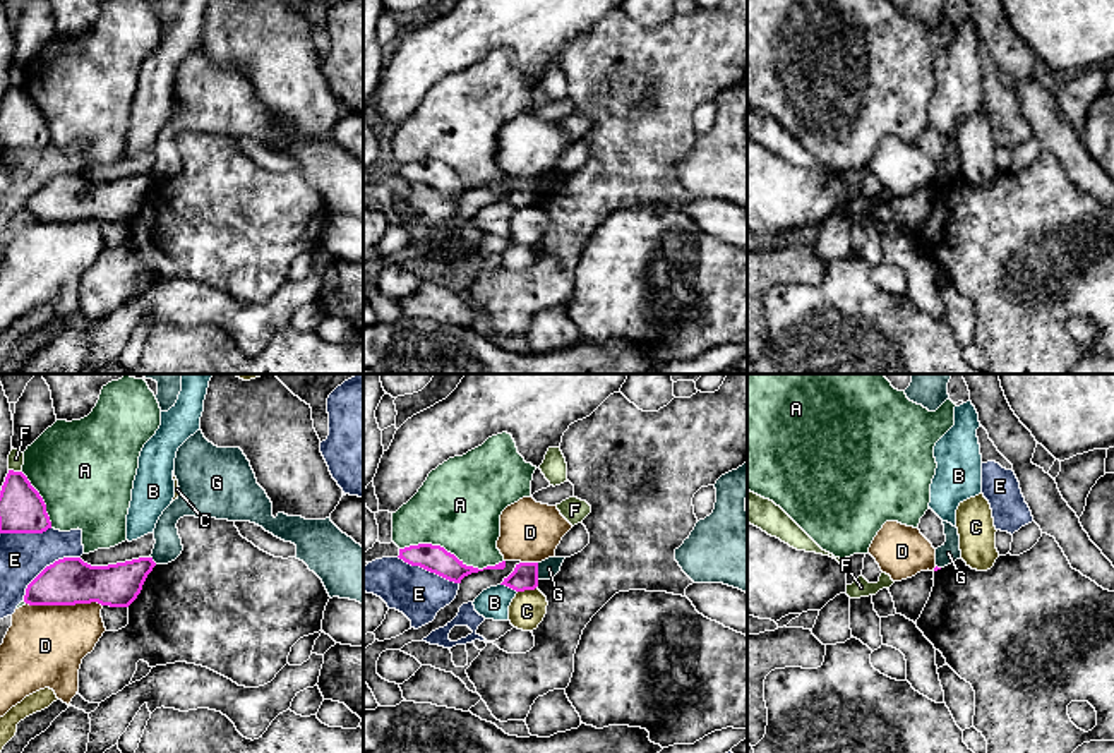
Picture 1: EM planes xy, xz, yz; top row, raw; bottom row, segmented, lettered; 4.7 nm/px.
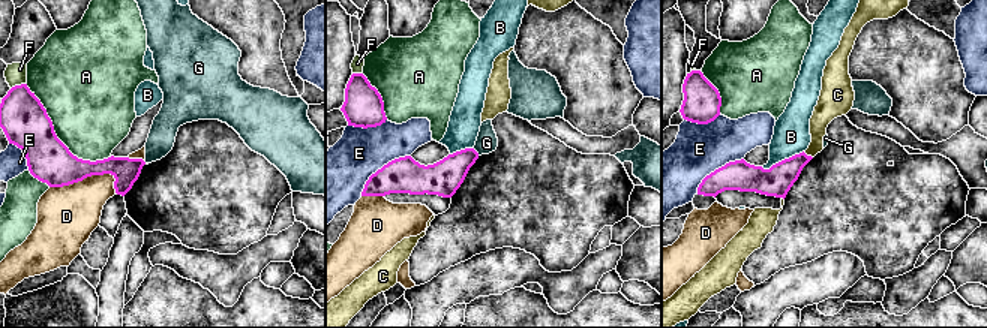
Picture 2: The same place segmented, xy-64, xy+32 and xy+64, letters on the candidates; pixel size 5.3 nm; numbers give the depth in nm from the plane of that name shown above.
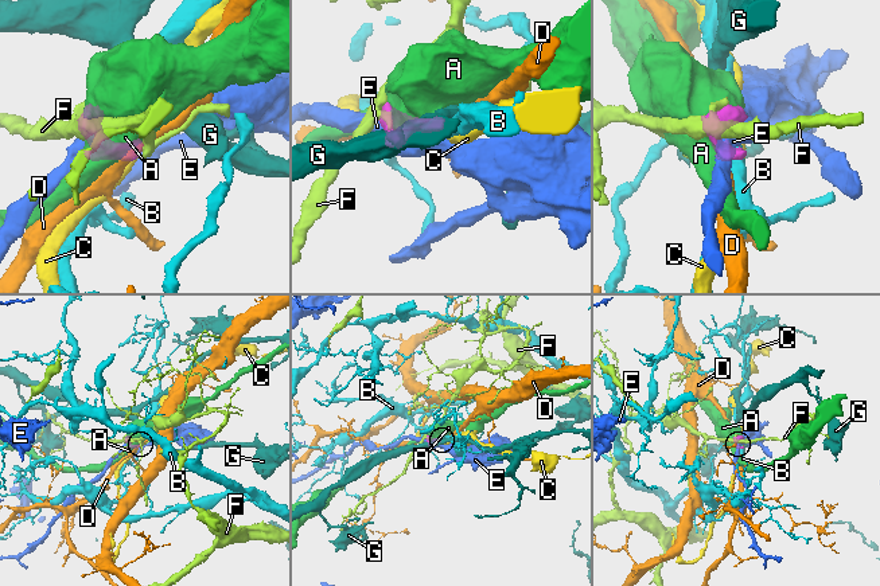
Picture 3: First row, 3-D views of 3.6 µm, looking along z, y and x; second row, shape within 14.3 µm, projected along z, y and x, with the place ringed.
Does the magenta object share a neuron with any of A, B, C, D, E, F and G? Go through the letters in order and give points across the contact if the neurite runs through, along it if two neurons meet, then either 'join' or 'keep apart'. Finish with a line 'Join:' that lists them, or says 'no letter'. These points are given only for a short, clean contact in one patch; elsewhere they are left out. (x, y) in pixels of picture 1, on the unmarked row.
A: keep apart
B: keep apart
C: border along xz (535, 203), (518, 208); keep apart
D: keep apart
E: keep apart
F: border along xy (9, 84), (21, 88); keep apart
G: border along xz (537, 179), (539, 194); keep apart
Join: no letter

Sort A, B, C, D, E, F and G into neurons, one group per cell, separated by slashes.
A / B / C / D / E / F / G

